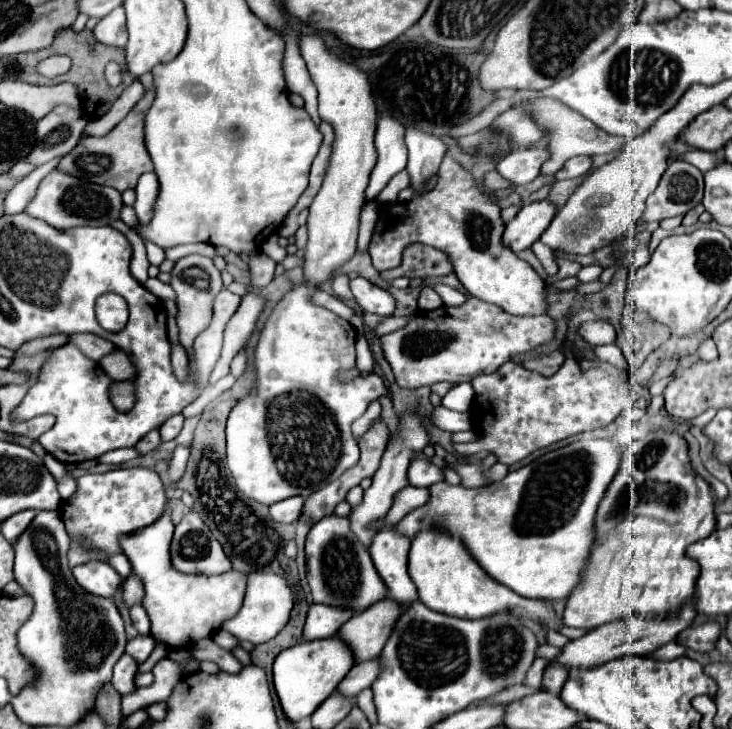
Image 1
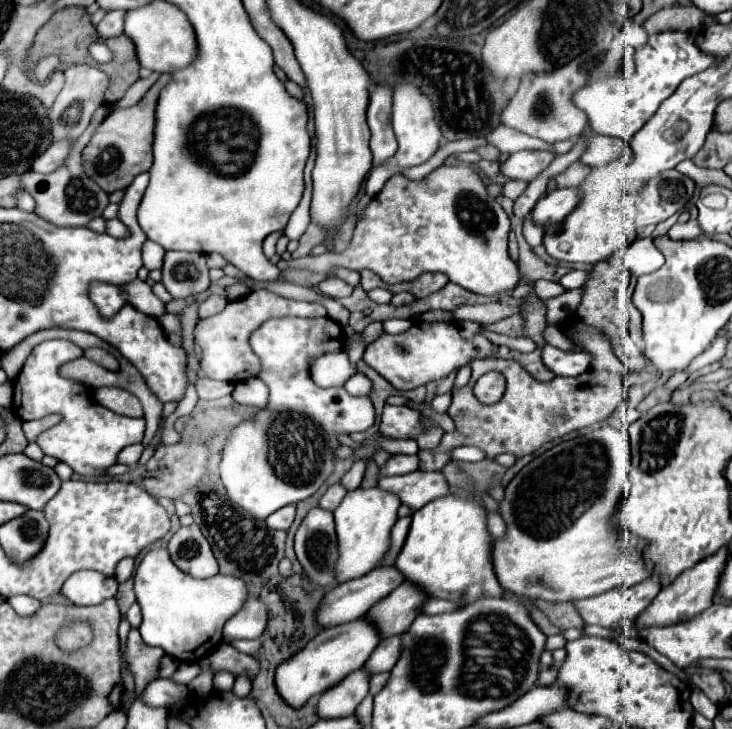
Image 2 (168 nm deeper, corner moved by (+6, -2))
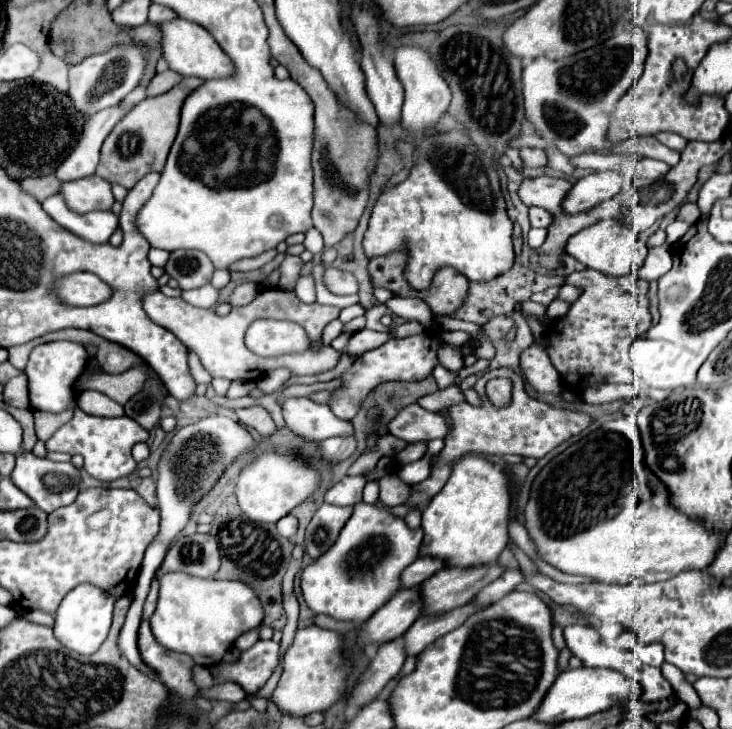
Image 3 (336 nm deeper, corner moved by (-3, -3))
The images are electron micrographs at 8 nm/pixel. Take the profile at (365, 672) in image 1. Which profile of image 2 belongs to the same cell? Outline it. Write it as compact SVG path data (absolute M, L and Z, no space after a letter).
M393 635L383 639L377 649L371 653L369 661L367 661L367 669L371 669L371 673L383 673L383 671L391 671L393 665L397 663L399 655L401 655L401 635Z

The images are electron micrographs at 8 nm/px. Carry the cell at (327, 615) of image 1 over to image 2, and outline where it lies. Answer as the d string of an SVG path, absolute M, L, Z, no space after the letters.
M391 565L391 567L377 567L371 573L359 577L355 581L347 581L341 587L331 589L325 595L325 599L323 599L323 603L321 603L319 611L317 611L317 621L319 621L321 627L333 627L333 625L355 621L355 619L363 617L375 603L379 603L381 599L385 599L403 581L405 581L405 577L403 577L403 573L395 565Z

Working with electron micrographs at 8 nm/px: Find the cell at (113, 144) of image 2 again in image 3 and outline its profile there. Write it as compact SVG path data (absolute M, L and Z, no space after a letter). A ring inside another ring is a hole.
M182 78L180 86L174 86L172 90L154 96L154 98L144 98L138 102L108 134L108 138L102 144L102 156L100 164L96 168L96 174L100 178L108 180L110 184L120 184L124 188L132 188L142 176L148 172L162 172L166 164L168 150L174 142L174 136L178 132L178 122L180 122L180 106L184 98L202 84L200 78ZM168 130L170 130L170 142L168 142Z

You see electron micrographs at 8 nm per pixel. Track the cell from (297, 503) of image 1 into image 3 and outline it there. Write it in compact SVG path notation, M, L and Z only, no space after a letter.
M288 514L288 516L284 516L284 518L278 520L278 532L284 538L292 538L296 534L296 528L298 528L298 520L292 514Z

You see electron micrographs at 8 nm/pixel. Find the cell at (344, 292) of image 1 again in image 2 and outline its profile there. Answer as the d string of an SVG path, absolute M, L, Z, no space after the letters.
M441 165L431 171L421 181L411 181L403 175L391 177L379 195L371 199L371 203L363 209L363 215L355 227L353 239L343 253L323 253L317 257L301 257L291 261L279 261L277 267L303 267L319 273L329 273L335 265L361 271L375 271L387 285L415 281L423 273L445 273L451 283L463 285L473 293L495 295L503 291L511 291L519 281L519 269L515 261L507 253L507 235L509 235L509 217L503 207L487 195L485 183L481 181L477 169L473 165Z

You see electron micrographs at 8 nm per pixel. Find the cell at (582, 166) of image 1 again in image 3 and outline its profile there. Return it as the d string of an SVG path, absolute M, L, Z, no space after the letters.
M522 148L520 158L526 168L544 168L548 164L546 152L542 148Z

